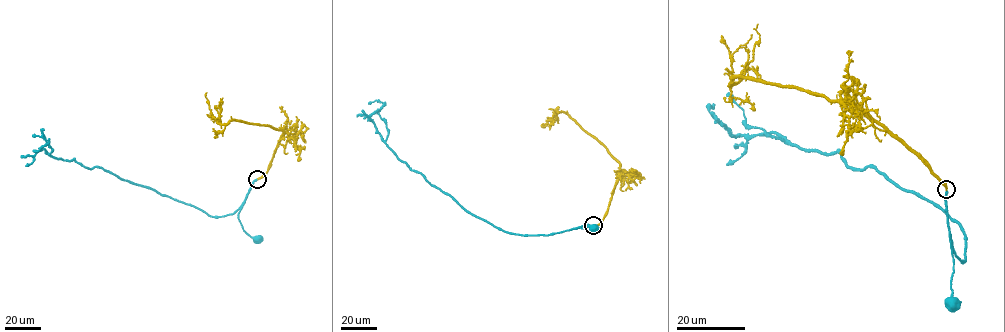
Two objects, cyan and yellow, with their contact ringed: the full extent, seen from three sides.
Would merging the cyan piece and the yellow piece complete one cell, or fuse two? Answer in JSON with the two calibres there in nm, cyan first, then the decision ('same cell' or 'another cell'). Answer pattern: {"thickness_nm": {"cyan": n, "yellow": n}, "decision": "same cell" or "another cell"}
{"thickness_nm": {"cyan": 280, "yellow": 360}, "decision": "same cell"}

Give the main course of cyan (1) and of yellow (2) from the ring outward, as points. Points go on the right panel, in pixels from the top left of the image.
1: (946, 189), (953, 266), (950, 306)
2: (946, 189), (923, 162), (854, 106), (741, 77), (735, 77), (730, 85), (753, 59), (759, 39), (758, 23)

